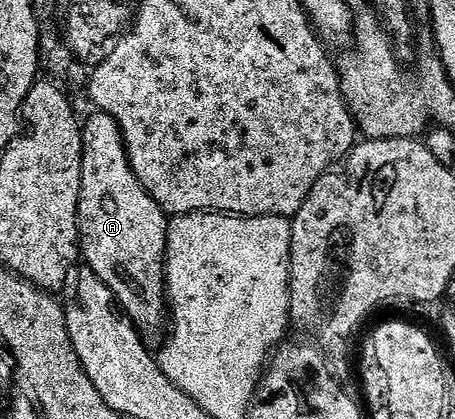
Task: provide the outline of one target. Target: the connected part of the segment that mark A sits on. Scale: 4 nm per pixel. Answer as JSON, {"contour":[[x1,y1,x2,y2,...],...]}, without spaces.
{"contour":[[93,112,93,117,83,122,82,132,84,135,84,154,82,155,82,183,80,184,80,209,76,212,76,223,80,226,80,251,87,268,96,275,97,281,105,285,112,292,113,298,118,302,119,308,123,310,129,321,140,330,141,334,156,333,160,329,160,324,166,321,166,282,164,280,164,263,168,251,168,222,160,205,143,189,138,183,138,179,132,173,132,168,128,162,128,152,124,150,124,137,120,134,120,128,113,117,105,113]]}

